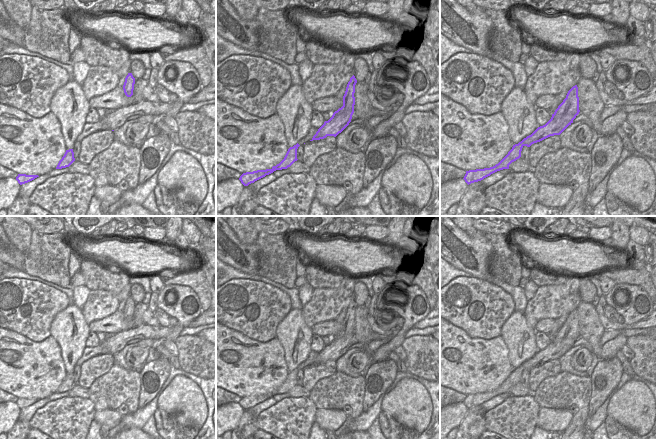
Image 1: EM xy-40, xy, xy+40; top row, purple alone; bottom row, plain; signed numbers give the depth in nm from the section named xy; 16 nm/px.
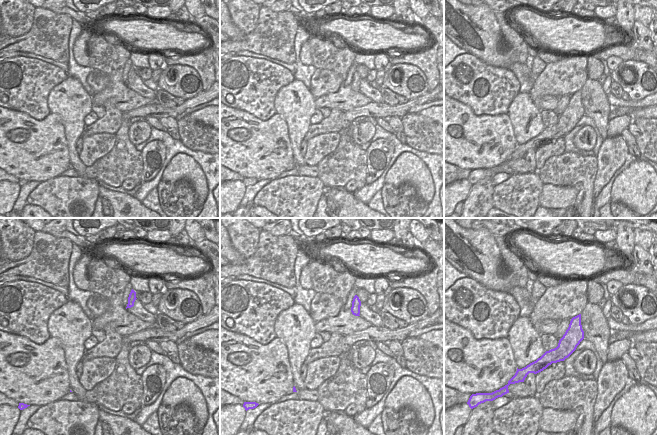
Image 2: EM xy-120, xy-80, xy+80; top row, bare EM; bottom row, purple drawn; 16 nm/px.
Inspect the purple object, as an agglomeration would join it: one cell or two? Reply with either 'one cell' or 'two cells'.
two cells

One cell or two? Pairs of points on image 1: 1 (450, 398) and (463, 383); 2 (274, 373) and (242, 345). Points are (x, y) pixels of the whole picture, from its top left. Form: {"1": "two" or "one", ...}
{"1": "two", "2": "one"}

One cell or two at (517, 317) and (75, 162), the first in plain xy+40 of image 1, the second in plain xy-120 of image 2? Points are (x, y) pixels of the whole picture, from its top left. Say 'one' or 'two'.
one

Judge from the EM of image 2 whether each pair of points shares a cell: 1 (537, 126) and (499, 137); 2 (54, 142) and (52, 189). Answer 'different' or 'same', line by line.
1: different
2: different

